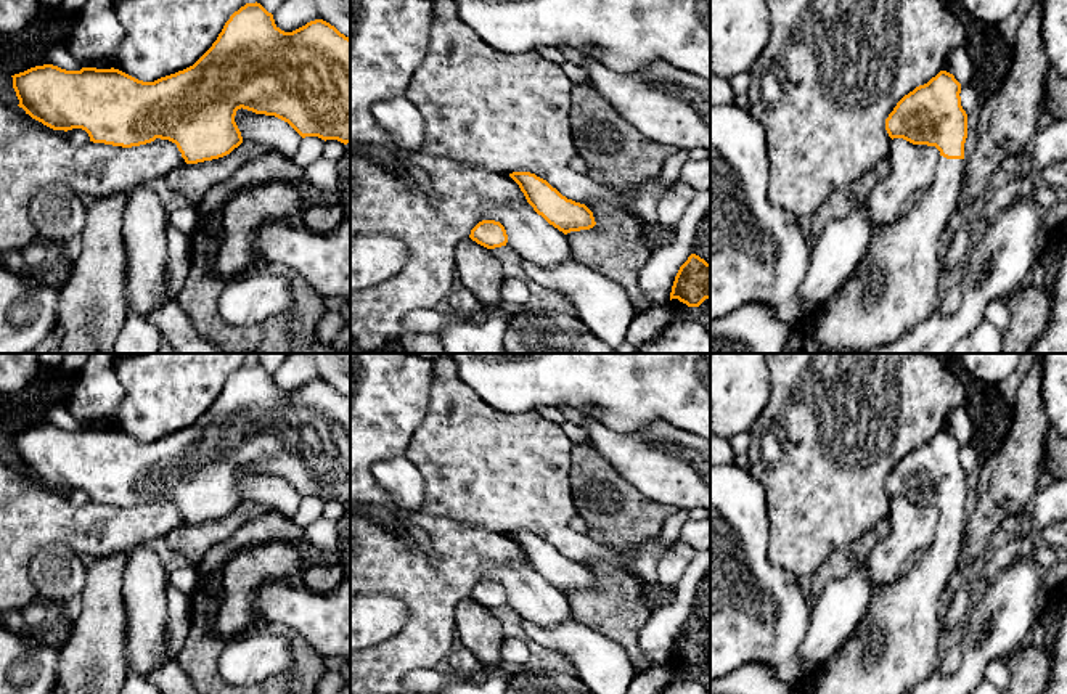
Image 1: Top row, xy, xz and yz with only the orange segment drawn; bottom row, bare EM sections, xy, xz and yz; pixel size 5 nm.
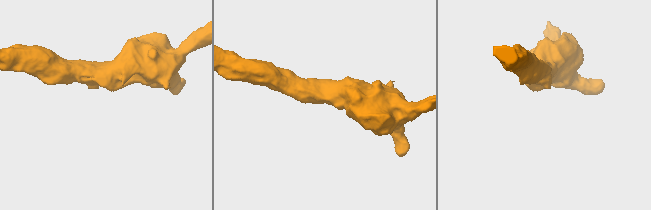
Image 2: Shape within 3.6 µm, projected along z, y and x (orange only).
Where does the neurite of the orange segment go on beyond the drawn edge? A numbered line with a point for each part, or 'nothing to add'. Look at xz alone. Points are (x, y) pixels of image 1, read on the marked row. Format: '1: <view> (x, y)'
nothing to add

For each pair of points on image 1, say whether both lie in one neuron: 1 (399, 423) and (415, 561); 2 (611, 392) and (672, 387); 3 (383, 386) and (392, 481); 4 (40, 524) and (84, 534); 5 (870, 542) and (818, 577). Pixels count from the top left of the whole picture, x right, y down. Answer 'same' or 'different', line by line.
1: different
2: same
3: different
4: same
5: same

